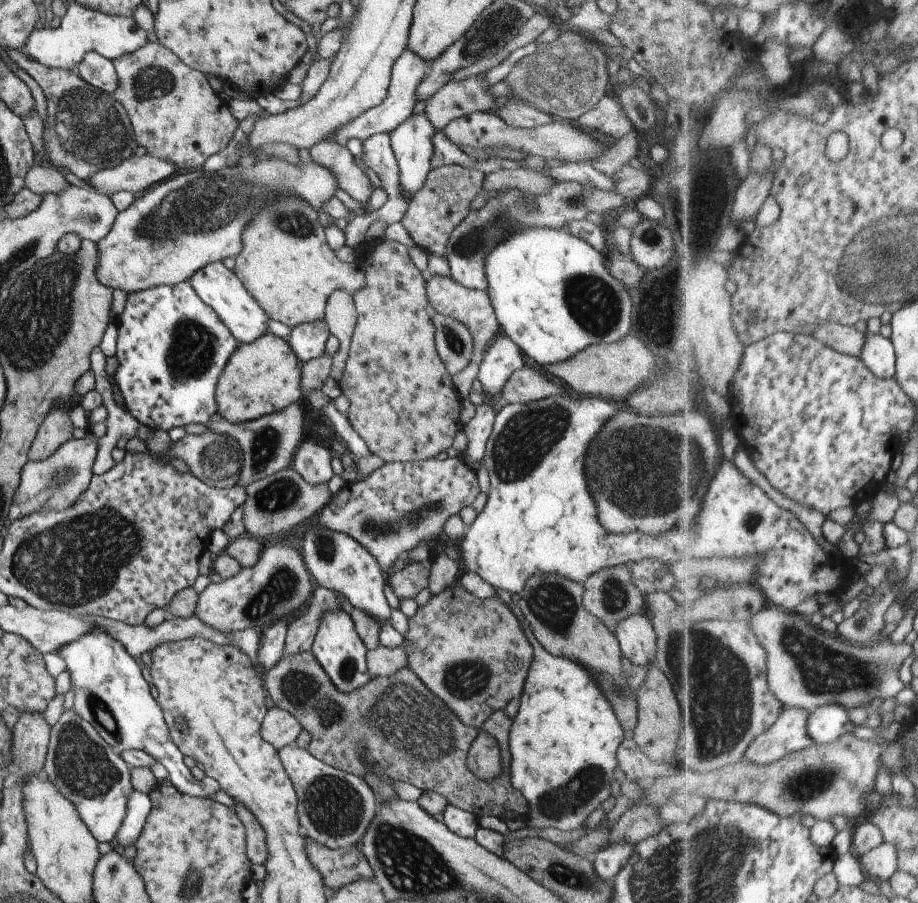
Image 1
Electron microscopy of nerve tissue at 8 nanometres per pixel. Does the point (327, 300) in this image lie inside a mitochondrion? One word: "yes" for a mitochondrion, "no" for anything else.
no

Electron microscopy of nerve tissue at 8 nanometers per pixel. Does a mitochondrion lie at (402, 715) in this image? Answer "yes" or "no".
yes

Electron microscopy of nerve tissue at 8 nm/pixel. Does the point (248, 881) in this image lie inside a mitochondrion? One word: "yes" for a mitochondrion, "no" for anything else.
no

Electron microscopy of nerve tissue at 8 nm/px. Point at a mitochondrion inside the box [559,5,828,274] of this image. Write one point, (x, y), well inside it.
(712, 197)

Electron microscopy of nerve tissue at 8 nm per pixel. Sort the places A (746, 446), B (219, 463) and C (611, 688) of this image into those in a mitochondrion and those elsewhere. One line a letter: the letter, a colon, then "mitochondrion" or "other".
A: other
B: mitochondrion
C: mitochondrion

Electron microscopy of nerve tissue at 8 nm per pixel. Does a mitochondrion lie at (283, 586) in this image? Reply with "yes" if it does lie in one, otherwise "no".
yes

